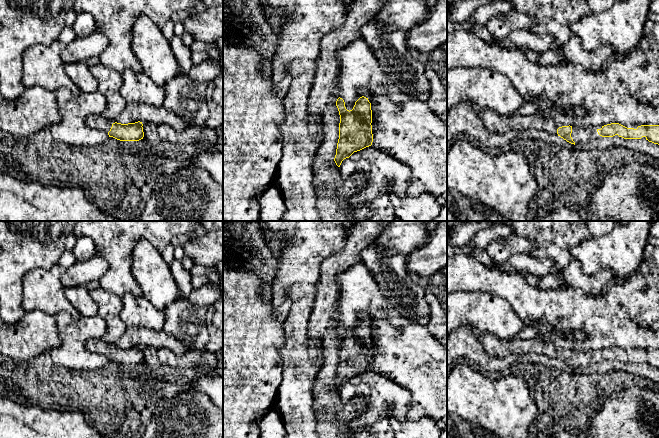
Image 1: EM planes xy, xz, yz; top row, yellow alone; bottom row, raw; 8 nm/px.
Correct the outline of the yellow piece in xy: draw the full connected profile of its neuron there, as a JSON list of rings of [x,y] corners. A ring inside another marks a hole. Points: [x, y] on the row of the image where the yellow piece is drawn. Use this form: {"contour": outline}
{"contour": [[[89,115],[85,122],[90,129],[104,131],[109,137],[120,141],[139,141],[144,137],[143,124],[140,121],[121,124],[113,123],[112,120],[108,120],[103,115]]]}

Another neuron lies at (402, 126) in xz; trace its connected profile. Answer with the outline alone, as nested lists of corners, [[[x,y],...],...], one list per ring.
[[[361,37],[337,52],[340,65],[339,95],[345,102],[347,110],[352,110],[355,102],[362,96],[376,101],[371,104],[372,111],[372,146],[391,154],[411,170],[406,195],[417,197],[423,193],[431,194],[437,200],[447,201],[447,123],[441,121],[428,108],[424,101],[419,101],[408,96],[394,82],[386,76],[379,61],[374,56],[372,49]]]

